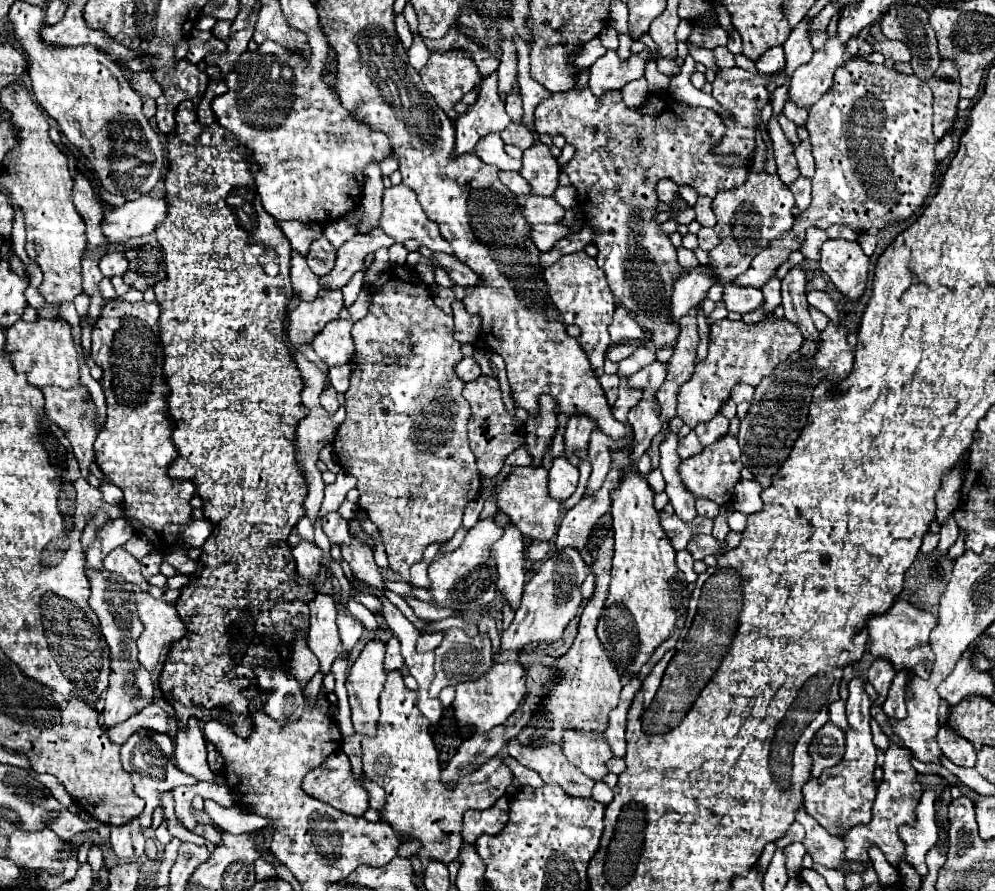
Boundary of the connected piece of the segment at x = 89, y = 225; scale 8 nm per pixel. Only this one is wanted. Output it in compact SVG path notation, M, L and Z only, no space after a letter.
M76 170L76 178L74 178L74 186L72 186L72 200L74 200L74 206L76 206L78 214L86 222L88 248L96 248L96 246L106 248L108 240L102 234L104 208L94 198L92 184L90 184L90 180L80 170Z

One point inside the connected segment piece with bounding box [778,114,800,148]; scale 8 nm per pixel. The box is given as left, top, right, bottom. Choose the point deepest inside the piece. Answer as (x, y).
(789, 128)

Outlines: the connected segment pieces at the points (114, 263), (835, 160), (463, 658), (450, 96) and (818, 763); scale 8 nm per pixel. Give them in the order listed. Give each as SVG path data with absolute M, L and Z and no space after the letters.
M108 252L102 260L100 260L100 270L104 276L112 278L112 276L122 276L128 270L128 260L124 258L122 252Z
M864 56L848 58L842 66L838 66L834 72L832 88L808 110L810 118L806 122L806 128L810 132L812 154L816 160L816 174L812 178L812 204L796 218L790 236L774 240L766 252L760 252L752 260L750 270L738 276L736 284L762 288L766 280L774 276L774 270L786 262L788 254L792 250L800 250L804 232L810 226L826 230L832 224L844 224L862 234L870 232L870 228L882 230L890 222L910 218L924 204L934 182L934 148L938 140L932 132L932 104L934 96L928 84L916 74L908 76L886 66L870 64Z
M450 628L450 630L446 630L442 644L436 648L436 664L434 664L436 678L430 686L430 696L438 696L440 690L446 686L456 686L466 680L476 680L476 678L484 676L492 666L494 666L492 642L486 632L478 630L476 636L468 636L460 628Z
M466 52L432 54L426 68L420 70L422 84L436 98L440 108L454 120L454 104L478 82L478 68Z
M832 722L824 724L810 742L810 756L812 756L812 776L818 778L824 768L842 762L842 754L846 748L844 732L834 726Z

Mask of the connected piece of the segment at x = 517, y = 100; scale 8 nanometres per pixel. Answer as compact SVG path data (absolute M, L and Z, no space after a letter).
M508 94L506 98L506 112L512 118L512 122L522 122L522 98L520 94Z

